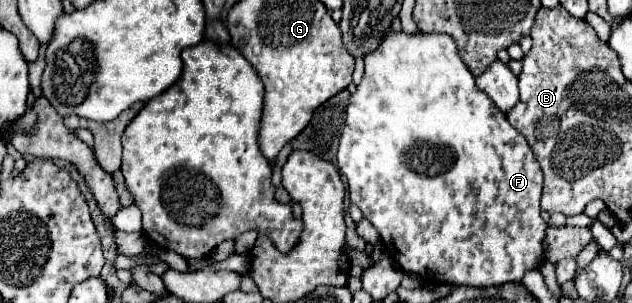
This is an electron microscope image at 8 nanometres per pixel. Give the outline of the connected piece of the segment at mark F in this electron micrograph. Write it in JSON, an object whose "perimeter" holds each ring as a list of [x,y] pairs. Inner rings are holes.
{"perimeter":[[[384,31],[384,37],[380,41],[380,45],[366,53],[364,55],[364,65],[366,65],[366,71],[364,71],[364,77],[360,81],[360,85],[356,87],[356,93],[350,95],[350,103],[346,107],[346,121],[344,121],[344,129],[342,129],[342,137],[340,137],[340,149],[338,149],[338,167],[340,171],[346,175],[348,179],[348,197],[354,205],[360,207],[362,215],[378,229],[390,257],[402,267],[402,271],[406,273],[414,273],[418,277],[422,277],[424,281],[430,281],[430,283],[446,283],[446,285],[470,285],[470,287],[490,287],[490,285],[504,285],[504,283],[520,283],[522,277],[524,277],[524,271],[532,271],[532,269],[538,269],[540,267],[540,261],[544,259],[544,247],[542,247],[542,241],[544,241],[544,235],[546,235],[546,227],[548,223],[540,217],[540,197],[542,197],[542,169],[536,161],[536,157],[532,155],[524,135],[520,131],[516,131],[508,121],[506,121],[506,115],[492,103],[492,99],[488,95],[484,95],[484,91],[480,91],[474,83],[474,75],[468,71],[468,67],[464,65],[464,61],[460,59],[460,53],[458,53],[458,47],[454,43],[454,39],[450,35],[444,35],[444,33],[422,33],[422,31],[416,31],[416,33],[404,33],[404,31]]]}

